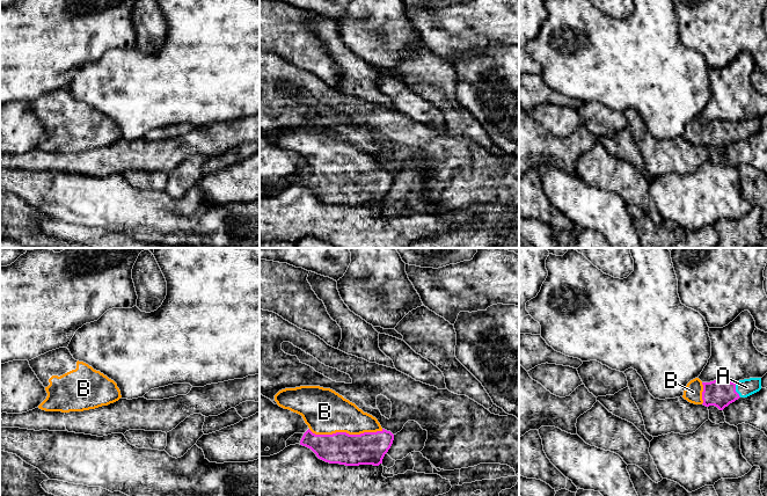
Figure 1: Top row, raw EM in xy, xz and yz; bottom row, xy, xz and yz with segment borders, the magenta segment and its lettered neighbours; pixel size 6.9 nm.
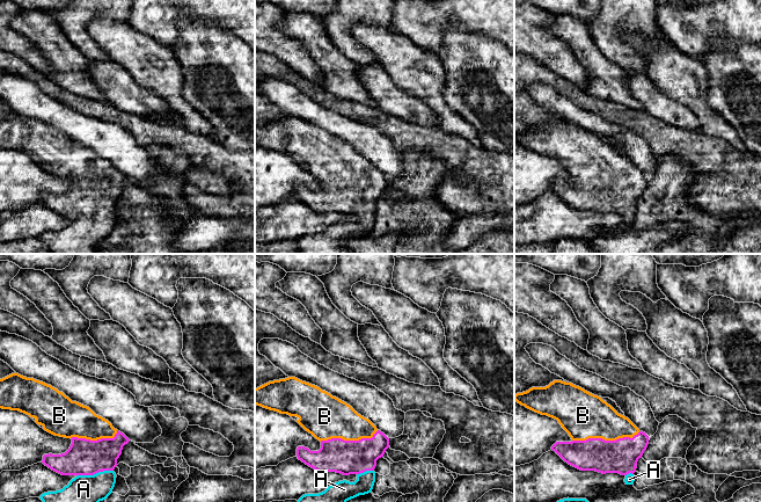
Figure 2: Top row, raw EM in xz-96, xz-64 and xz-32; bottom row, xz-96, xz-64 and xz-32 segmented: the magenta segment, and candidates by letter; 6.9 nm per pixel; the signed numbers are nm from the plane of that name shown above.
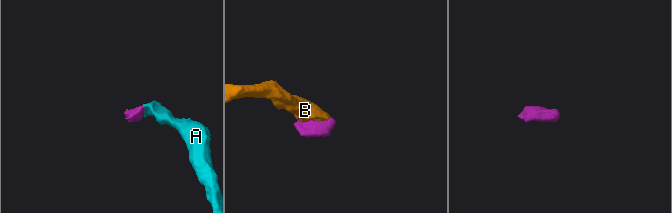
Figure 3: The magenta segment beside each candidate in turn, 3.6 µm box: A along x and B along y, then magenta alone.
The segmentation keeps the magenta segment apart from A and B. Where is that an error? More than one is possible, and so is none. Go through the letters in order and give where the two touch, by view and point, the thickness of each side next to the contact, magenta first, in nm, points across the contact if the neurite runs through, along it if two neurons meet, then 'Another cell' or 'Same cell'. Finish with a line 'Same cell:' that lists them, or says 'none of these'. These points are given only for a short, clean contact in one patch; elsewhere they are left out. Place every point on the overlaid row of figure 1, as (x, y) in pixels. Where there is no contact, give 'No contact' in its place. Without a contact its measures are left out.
A: Touches magenta at yz (735, 391). Thickness 190 nm (magenta) against 120 nm. Path across: yz (718, 393), (735, 391), (746, 387). Same cell
B: Touches magenta at xz (345, 432). Thickness 220 nm (magenta) against 300 nm. Same cell
Same cell: A, B

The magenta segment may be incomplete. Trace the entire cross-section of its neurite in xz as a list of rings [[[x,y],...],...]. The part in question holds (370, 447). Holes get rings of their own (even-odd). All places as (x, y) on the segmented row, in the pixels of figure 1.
[[[320,386],[285,388],[275,395],[275,401],[279,407],[302,416],[309,429],[304,433],[300,445],[311,448],[326,462],[379,466],[393,444],[394,435],[382,429],[375,417],[364,413],[330,388]]]

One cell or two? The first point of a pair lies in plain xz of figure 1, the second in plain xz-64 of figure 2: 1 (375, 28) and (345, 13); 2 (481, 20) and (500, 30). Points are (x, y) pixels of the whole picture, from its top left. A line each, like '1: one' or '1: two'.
1: one
2: one

